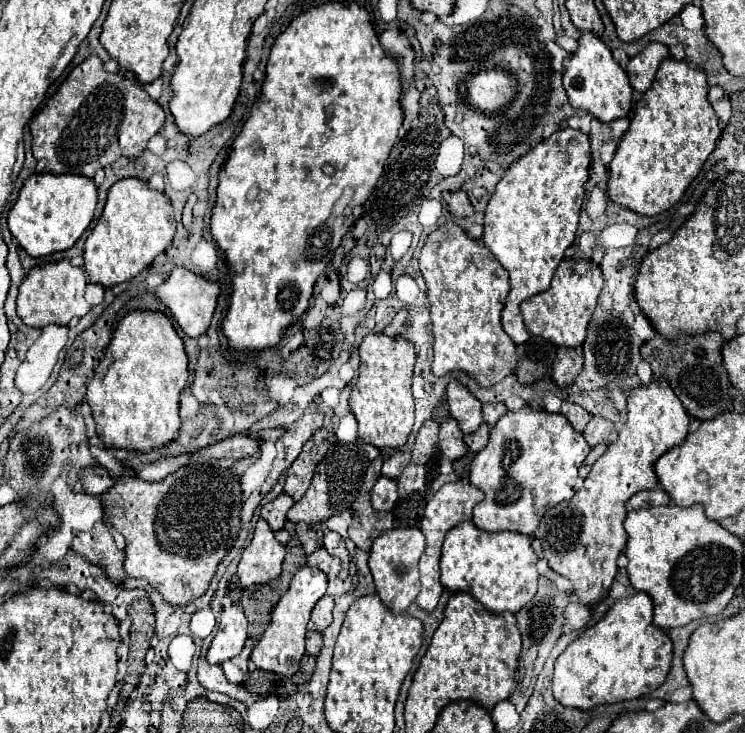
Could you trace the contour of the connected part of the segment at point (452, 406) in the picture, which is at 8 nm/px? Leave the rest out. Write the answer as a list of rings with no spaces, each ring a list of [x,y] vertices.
[[[454,378],[446,386],[446,398],[448,398],[450,416],[458,422],[458,428],[462,430],[462,434],[476,432],[478,426],[482,424],[482,404],[480,404],[480,400],[476,400]]]

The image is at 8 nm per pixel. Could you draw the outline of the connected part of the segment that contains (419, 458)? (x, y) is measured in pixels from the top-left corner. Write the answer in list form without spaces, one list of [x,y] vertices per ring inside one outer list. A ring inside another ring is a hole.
[[[428,420],[416,436],[410,462],[412,464],[426,464],[434,456],[436,444],[438,444],[438,424],[434,420]]]

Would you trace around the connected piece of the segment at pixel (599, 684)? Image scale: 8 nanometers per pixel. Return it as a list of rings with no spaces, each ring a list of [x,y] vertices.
[[[644,592],[616,602],[604,618],[580,634],[556,660],[552,694],[568,708],[594,710],[596,706],[634,700],[654,692],[672,664],[672,642],[652,624],[652,600]]]

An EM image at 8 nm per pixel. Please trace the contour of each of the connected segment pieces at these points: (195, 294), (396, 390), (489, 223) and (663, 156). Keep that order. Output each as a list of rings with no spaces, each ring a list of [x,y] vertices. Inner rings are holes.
[[[176,266],[170,272],[170,276],[166,278],[166,282],[156,288],[156,296],[170,308],[170,312],[176,318],[176,322],[180,324],[180,328],[192,338],[198,338],[208,330],[210,320],[212,320],[214,310],[216,310],[218,294],[220,294],[220,284],[218,282],[208,280],[200,274],[194,274],[192,270],[182,268],[182,266]]]
[[[368,334],[360,344],[360,376],[350,394],[350,410],[358,422],[358,438],[364,444],[376,448],[400,448],[406,444],[408,434],[414,426],[414,398],[410,392],[412,386],[412,368],[416,362],[414,346],[402,338],[390,338],[386,334]]]
[[[560,130],[552,134],[550,138],[542,140],[536,148],[532,148],[528,154],[524,154],[520,160],[516,160],[504,178],[496,184],[496,190],[488,202],[486,216],[484,216],[484,244],[490,248],[490,252],[496,256],[496,260],[508,270],[510,274],[510,294],[506,298],[506,306],[502,312],[502,328],[510,336],[514,344],[524,344],[530,334],[522,322],[520,304],[528,300],[534,294],[540,294],[550,288],[550,280],[564,258],[564,252],[574,242],[578,216],[584,200],[584,184],[588,180],[588,168],[590,168],[590,140],[580,130]]]
[[[674,58],[660,64],[650,90],[636,104],[630,128],[608,166],[608,196],[612,202],[644,216],[658,216],[684,196],[722,134],[720,120],[706,94],[706,72],[700,68]]]

